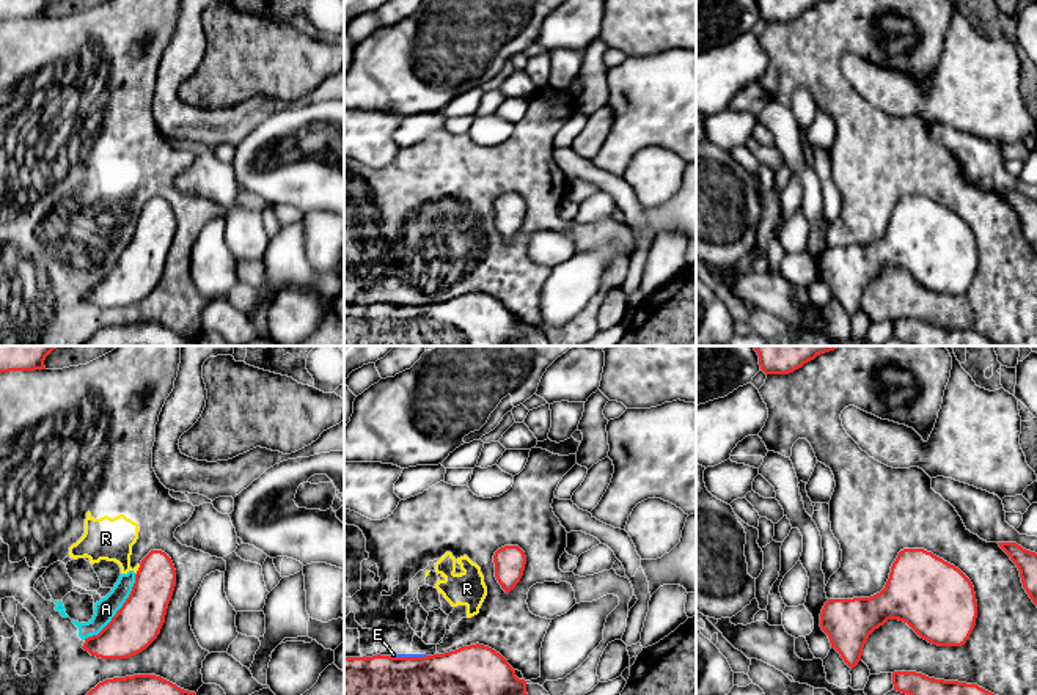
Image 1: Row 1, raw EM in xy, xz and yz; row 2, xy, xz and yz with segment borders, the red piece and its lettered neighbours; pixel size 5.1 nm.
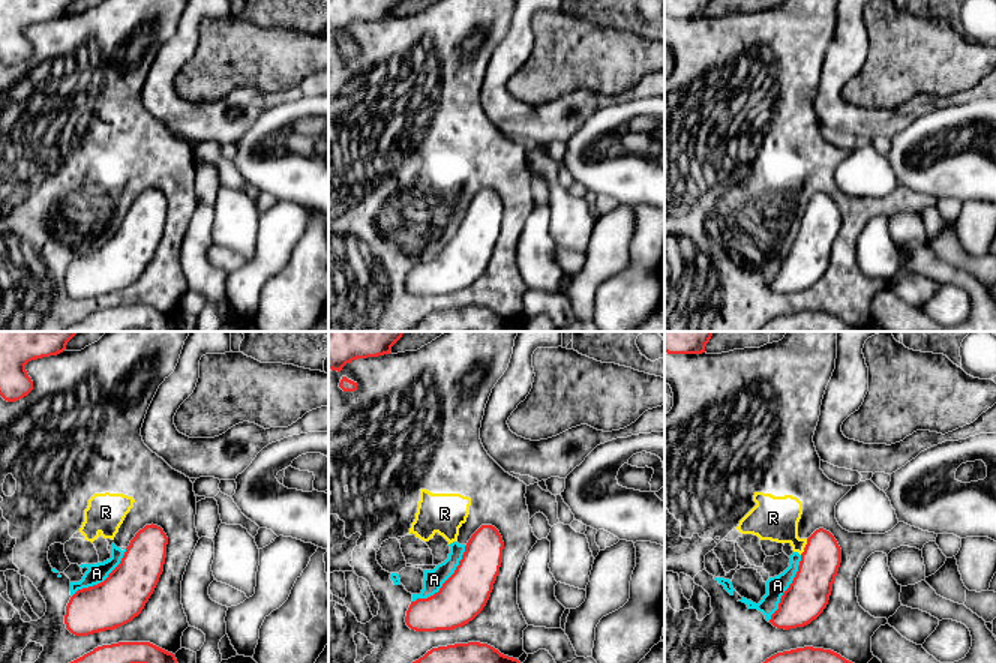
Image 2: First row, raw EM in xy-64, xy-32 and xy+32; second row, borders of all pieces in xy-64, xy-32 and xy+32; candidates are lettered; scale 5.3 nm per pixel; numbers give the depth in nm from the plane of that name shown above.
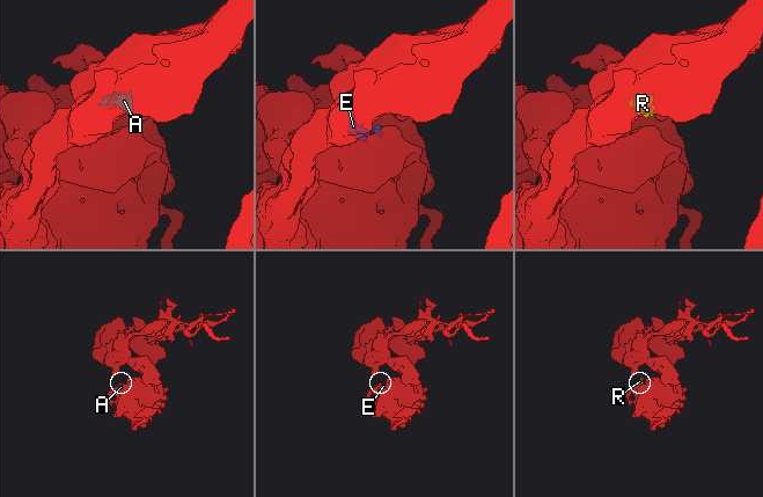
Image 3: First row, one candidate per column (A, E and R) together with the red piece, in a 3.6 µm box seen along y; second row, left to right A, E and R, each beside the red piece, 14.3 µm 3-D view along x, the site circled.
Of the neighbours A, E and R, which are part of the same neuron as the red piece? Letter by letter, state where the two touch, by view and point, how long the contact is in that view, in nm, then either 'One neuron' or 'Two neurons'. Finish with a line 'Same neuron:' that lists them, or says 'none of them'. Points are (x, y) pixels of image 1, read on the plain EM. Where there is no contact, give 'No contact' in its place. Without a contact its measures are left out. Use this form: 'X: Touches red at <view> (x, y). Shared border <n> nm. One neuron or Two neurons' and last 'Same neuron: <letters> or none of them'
A: Touches red at xy (118, 258). Shared border 420 nm. Two neurons
E: Touches red at xz (409, 305). Shared border 180 nm. Two neurons
R: Touches red at xy (139, 217). Shared border 60 nm. Two neurons
Same neuron: none of them

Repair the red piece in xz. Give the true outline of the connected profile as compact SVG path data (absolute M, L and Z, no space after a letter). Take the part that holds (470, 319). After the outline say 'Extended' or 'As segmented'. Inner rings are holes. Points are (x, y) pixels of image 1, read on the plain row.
M484 292L462 294L456 299L445 302L434 302L426 305L393 305L393 303L372 303L372 305L344 305L344 346L529 346L526 341L526 329L515 324L515 318L508 308L495 297Z. As segmented

